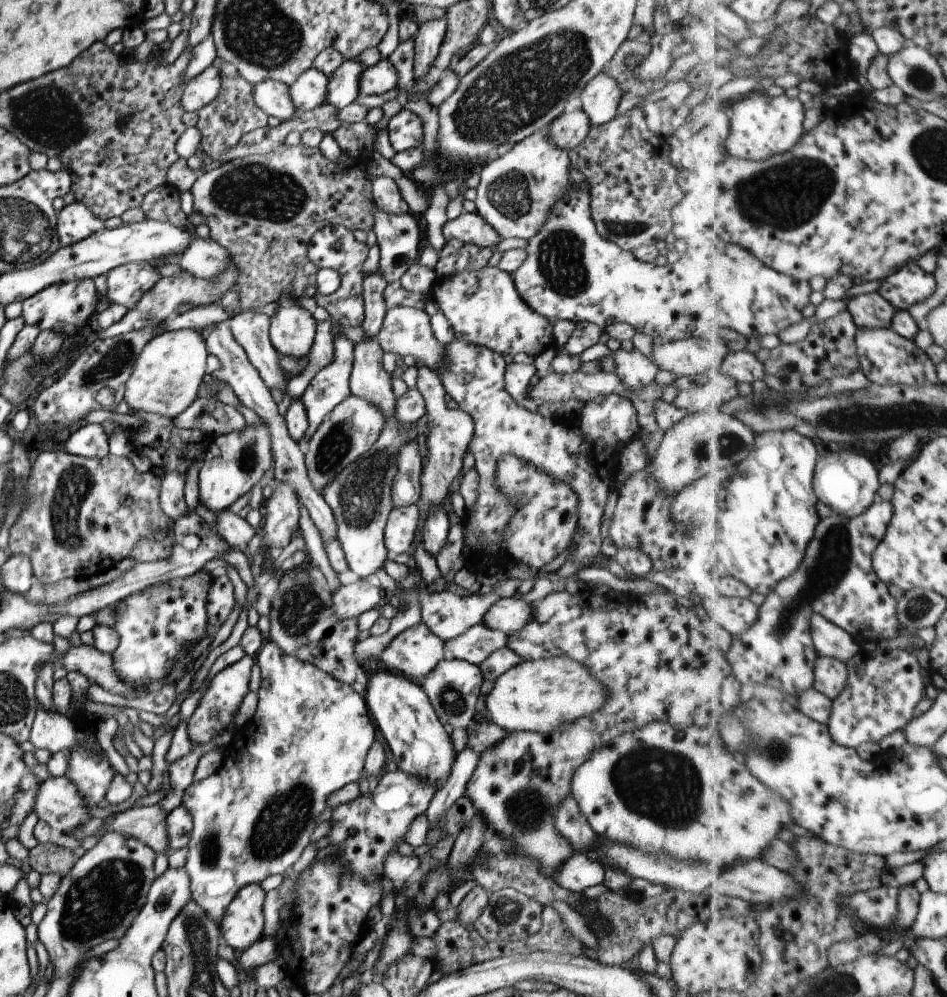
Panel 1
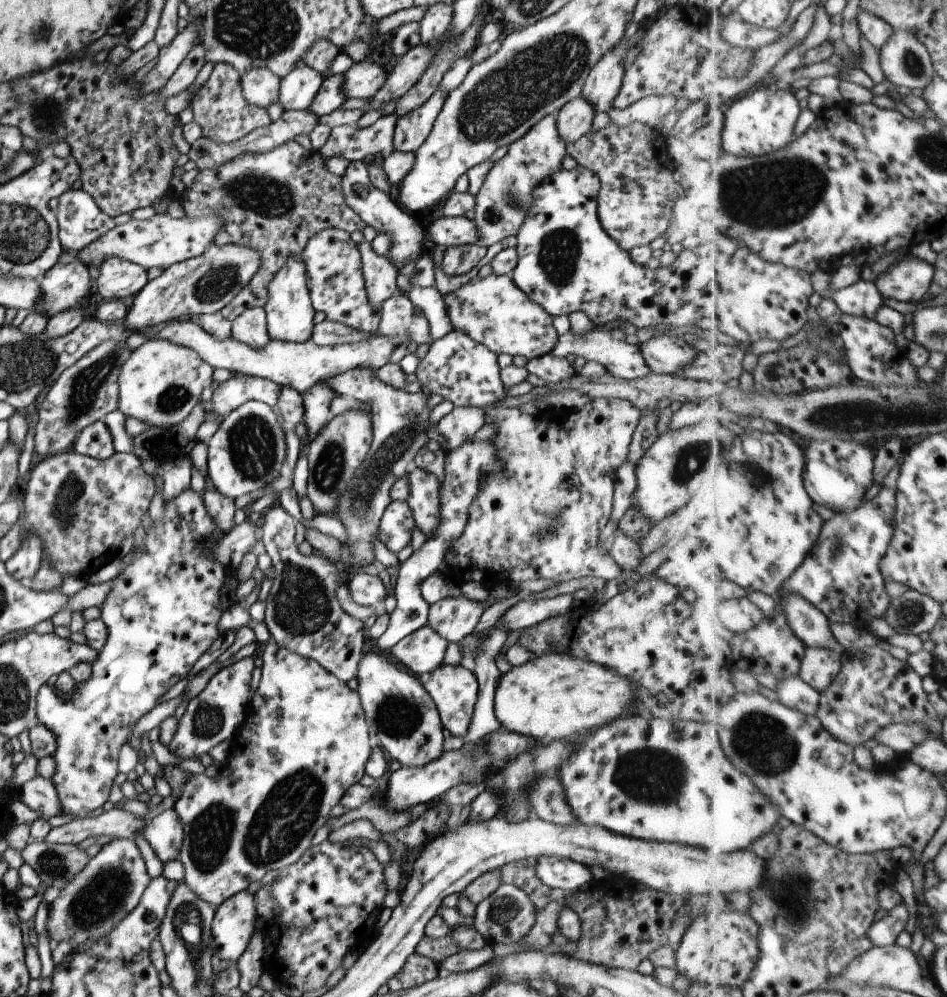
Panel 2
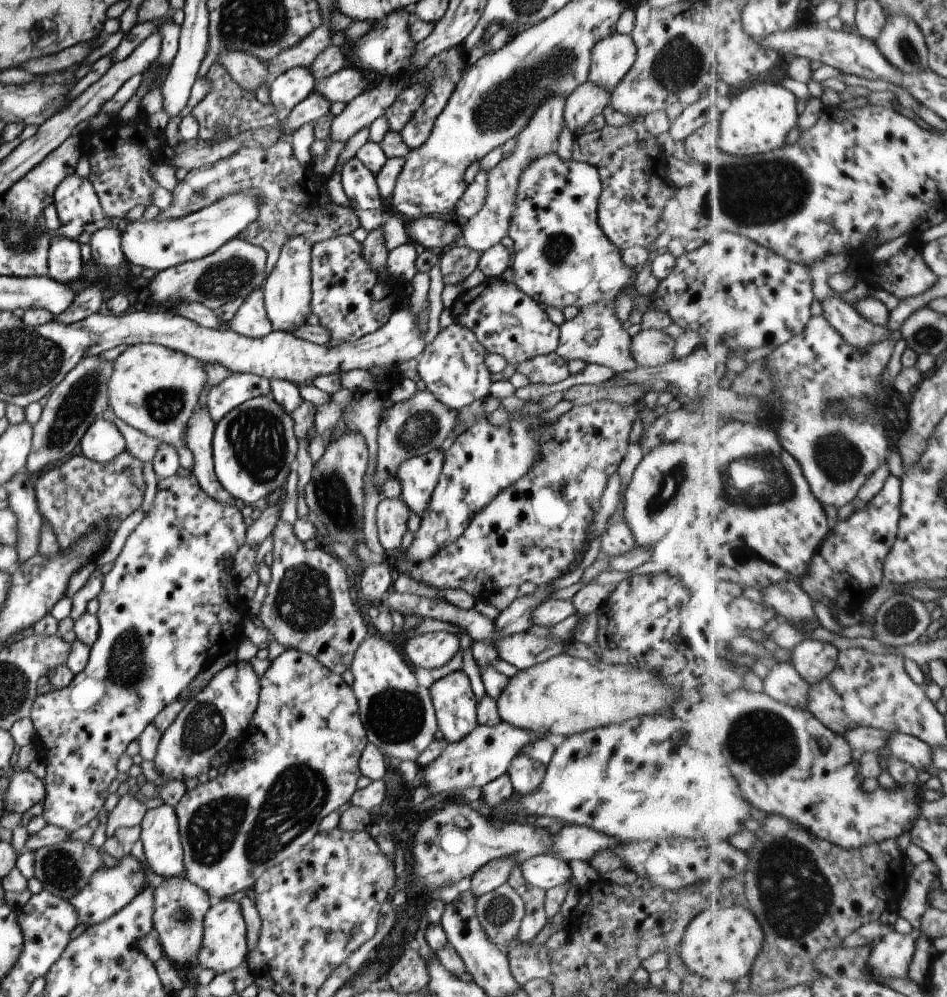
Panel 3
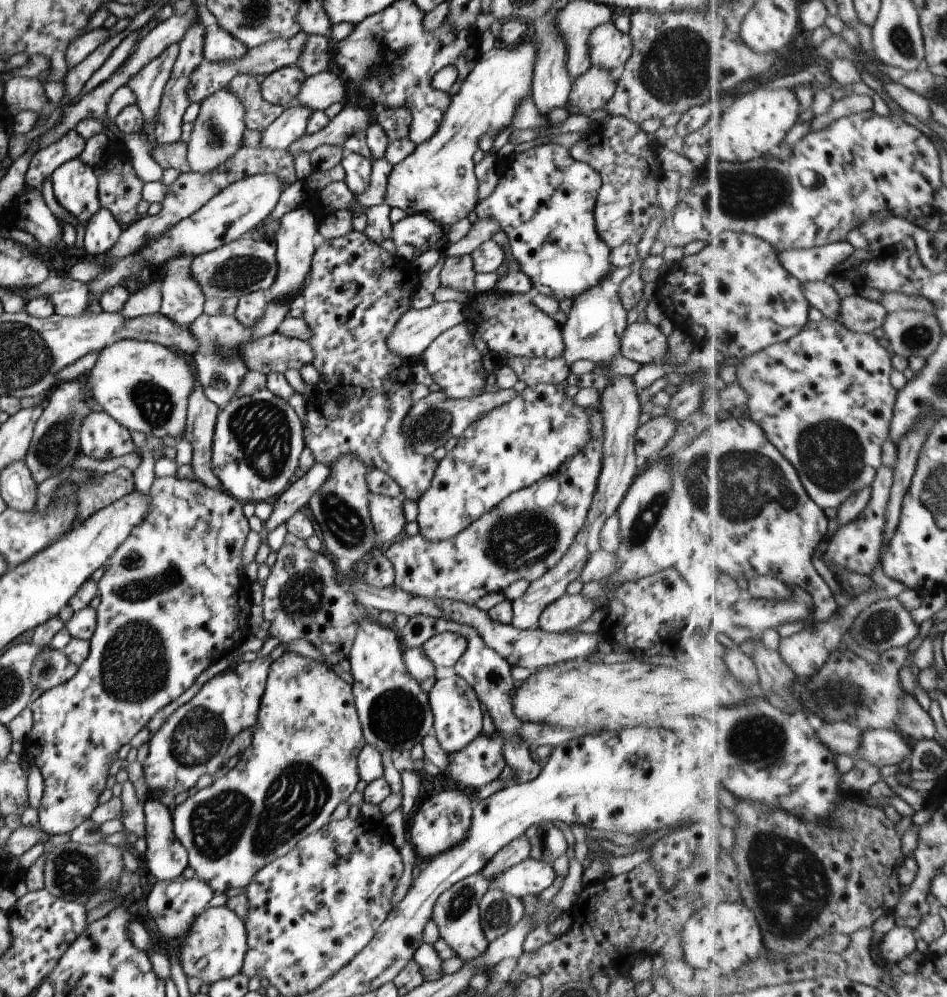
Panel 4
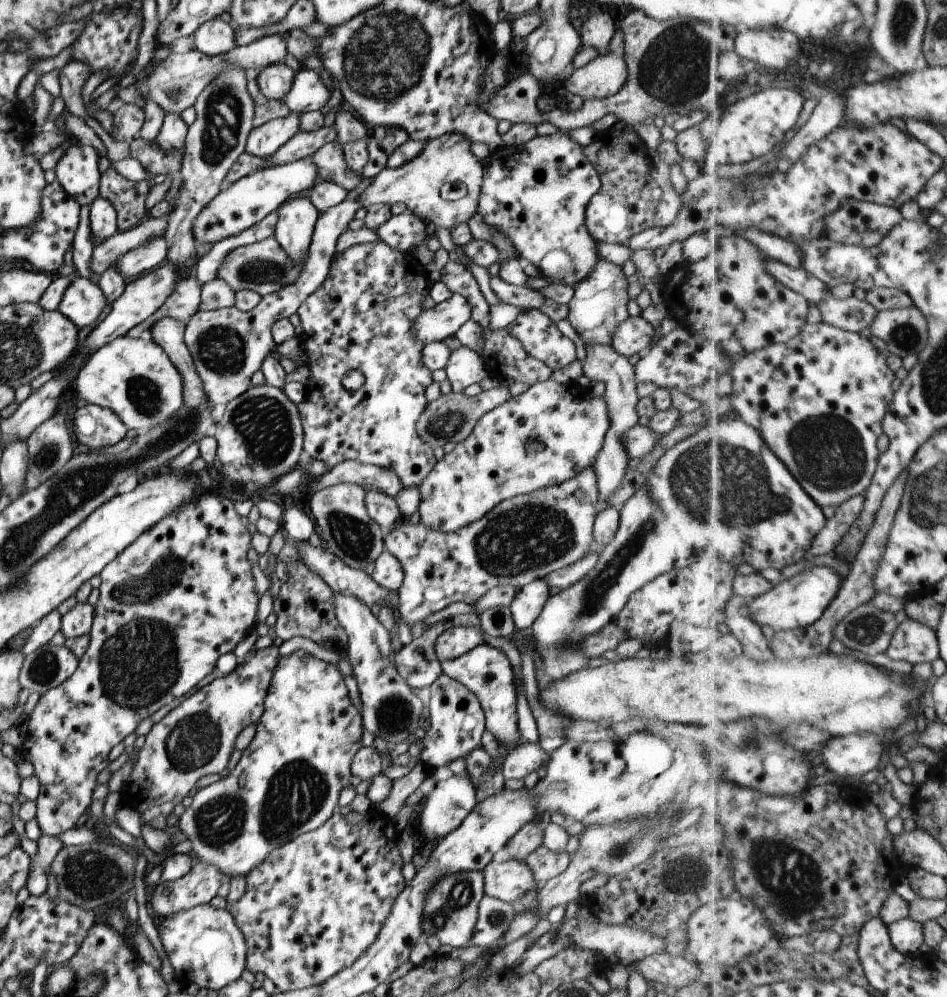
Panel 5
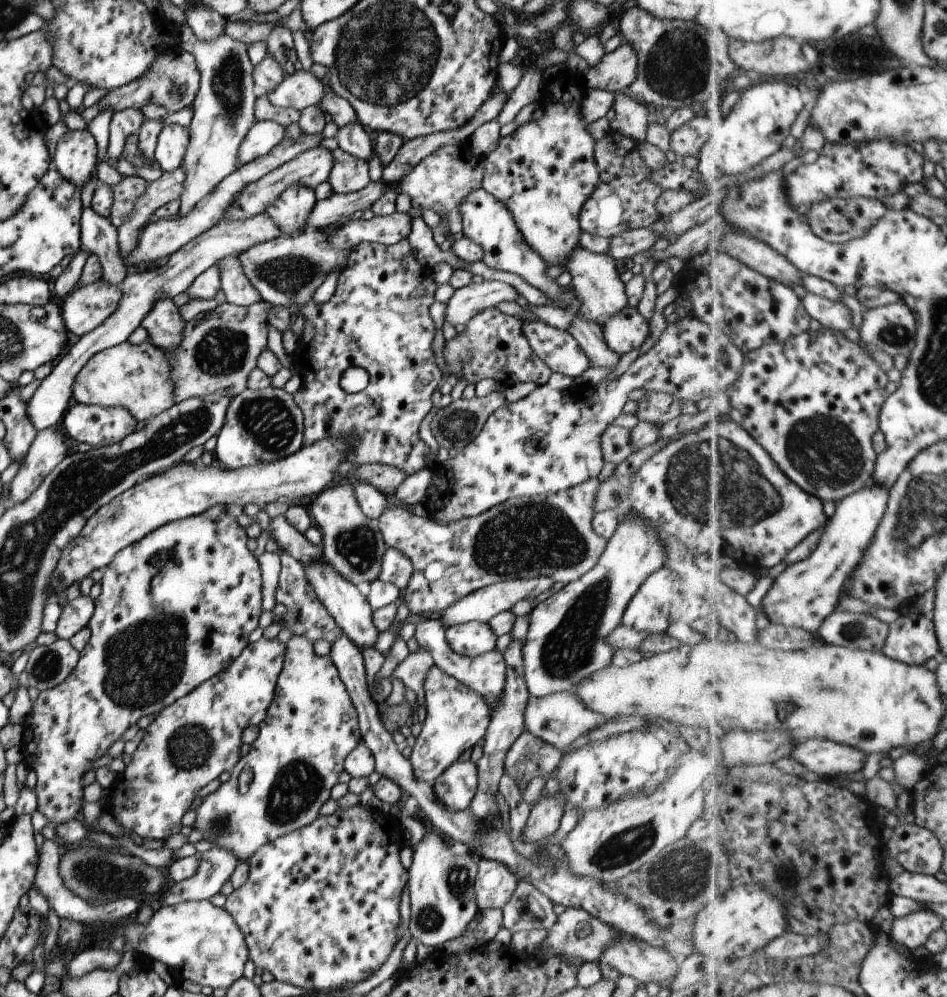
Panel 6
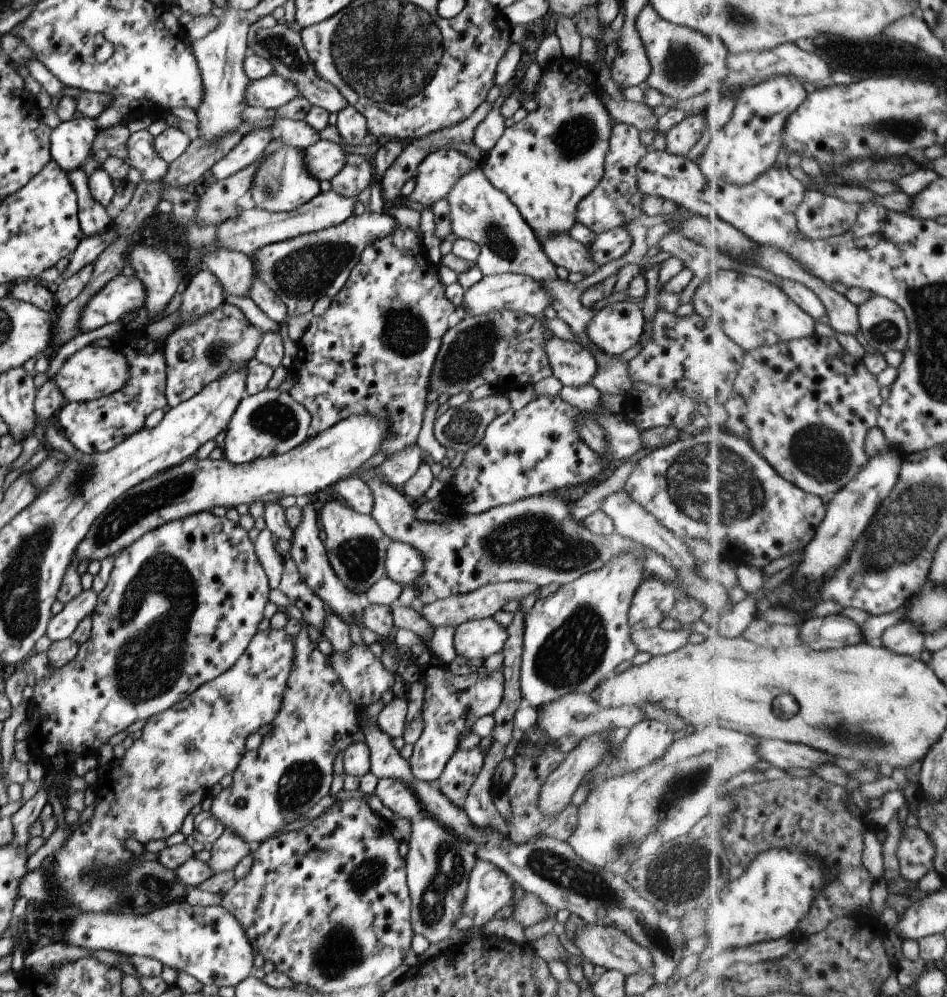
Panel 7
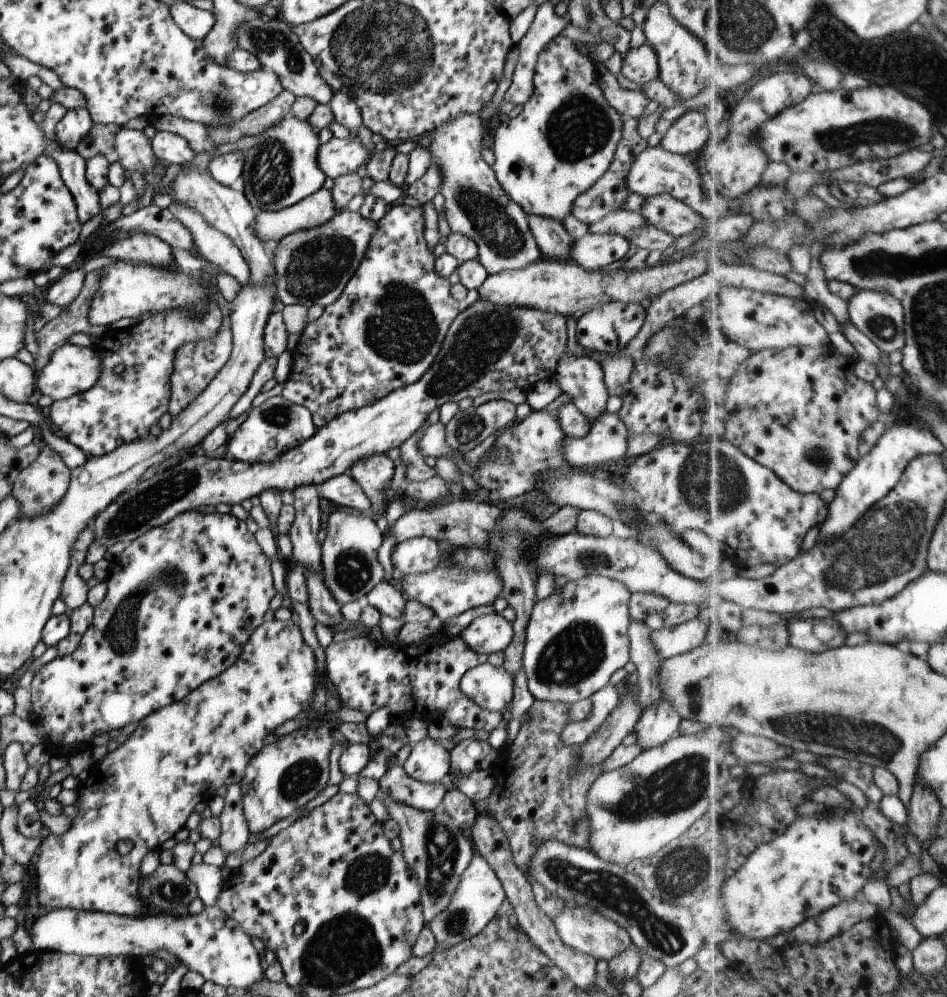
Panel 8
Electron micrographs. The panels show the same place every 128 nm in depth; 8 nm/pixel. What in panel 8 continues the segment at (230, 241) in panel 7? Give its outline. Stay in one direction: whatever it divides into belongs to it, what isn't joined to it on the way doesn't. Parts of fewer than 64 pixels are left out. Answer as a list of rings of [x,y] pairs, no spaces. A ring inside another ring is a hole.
[[[322,187],[300,202],[280,211],[257,211],[256,238],[264,245],[277,243],[289,234],[322,226],[344,211],[344,208],[338,210],[334,206],[331,191]]]

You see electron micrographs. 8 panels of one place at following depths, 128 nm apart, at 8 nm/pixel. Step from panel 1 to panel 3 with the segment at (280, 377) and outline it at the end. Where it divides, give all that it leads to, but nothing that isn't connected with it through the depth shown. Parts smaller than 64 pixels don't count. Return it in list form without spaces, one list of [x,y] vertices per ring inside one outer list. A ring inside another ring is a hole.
[[[262,288],[252,291],[246,297],[246,302],[238,308],[227,325],[234,332],[248,338],[262,338],[273,331],[264,306]]]

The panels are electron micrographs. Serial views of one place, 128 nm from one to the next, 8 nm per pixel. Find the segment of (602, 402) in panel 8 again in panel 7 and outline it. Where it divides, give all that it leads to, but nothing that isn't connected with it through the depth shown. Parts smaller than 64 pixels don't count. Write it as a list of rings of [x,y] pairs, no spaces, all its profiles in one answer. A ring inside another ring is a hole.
[[[553,336],[545,345],[545,350],[552,376],[557,377],[564,387],[592,384],[599,370],[596,360],[578,343]]]

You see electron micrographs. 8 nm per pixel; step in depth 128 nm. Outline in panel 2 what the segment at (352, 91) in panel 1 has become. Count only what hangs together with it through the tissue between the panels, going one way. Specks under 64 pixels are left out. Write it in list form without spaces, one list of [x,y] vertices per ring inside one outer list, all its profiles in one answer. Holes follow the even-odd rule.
[[[344,74],[324,77],[320,90],[314,96],[310,108],[307,108],[308,112],[320,117],[323,114],[330,114],[330,112],[341,108],[342,104],[348,99],[348,96],[344,94],[342,82],[344,82]]]

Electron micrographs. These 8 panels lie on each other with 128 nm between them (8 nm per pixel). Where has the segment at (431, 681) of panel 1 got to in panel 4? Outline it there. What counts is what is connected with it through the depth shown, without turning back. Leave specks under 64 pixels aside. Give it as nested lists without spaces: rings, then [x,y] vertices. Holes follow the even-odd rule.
[[[458,675],[438,679],[428,693],[429,705],[434,718],[434,734],[440,748],[447,754],[454,754],[462,748],[466,748],[480,732],[482,732],[482,708],[477,692]]]

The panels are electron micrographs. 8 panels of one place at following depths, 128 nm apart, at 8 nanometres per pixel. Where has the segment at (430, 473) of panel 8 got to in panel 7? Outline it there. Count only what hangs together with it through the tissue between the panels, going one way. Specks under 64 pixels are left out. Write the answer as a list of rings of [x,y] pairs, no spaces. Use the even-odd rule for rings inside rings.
[[[415,443],[405,447],[402,451],[390,455],[381,465],[381,472],[385,482],[396,490],[416,474],[422,464],[422,450]]]

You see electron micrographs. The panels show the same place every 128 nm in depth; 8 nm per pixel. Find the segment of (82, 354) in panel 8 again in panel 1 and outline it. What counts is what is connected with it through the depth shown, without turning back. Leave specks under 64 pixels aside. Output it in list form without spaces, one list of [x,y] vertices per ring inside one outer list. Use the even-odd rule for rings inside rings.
[[[190,328],[167,331],[152,338],[140,352],[134,372],[126,382],[123,398],[131,410],[174,419],[184,412],[196,400],[204,384],[208,358],[205,339],[205,333]]]

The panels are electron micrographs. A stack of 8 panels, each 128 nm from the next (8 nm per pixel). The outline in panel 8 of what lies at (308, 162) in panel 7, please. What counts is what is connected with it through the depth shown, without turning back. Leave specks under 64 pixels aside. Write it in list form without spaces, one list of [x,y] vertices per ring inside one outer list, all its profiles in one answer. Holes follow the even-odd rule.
[[[356,135],[347,139],[332,137],[325,144],[320,144],[318,150],[318,166],[325,176],[334,180],[337,176],[357,172],[360,166],[366,164],[370,150]]]

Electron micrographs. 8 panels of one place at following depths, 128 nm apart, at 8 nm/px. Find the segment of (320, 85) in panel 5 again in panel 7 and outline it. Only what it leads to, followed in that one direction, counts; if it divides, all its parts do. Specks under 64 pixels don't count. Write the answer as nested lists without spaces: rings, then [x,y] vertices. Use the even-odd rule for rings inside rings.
[[[273,73],[268,77],[251,81],[247,85],[243,102],[244,105],[265,108],[271,112],[289,104],[298,96],[300,94],[293,83]]]

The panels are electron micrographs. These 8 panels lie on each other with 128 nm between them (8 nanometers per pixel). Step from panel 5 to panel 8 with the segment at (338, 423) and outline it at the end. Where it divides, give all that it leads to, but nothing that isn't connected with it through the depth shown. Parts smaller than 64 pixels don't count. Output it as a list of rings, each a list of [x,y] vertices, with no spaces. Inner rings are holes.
[[[405,204],[391,206],[384,218],[381,218],[377,224],[378,228],[376,228],[376,232],[374,232],[374,236],[370,240],[364,258],[361,260],[356,272],[354,272],[354,276],[346,284],[340,298],[336,302],[325,306],[322,316],[307,324],[304,332],[300,334],[300,340],[298,340],[292,354],[292,368],[284,383],[281,395],[294,404],[305,406],[310,411],[317,429],[326,426],[327,421],[336,418],[338,414],[368,406],[373,402],[386,398],[390,392],[394,392],[394,390],[398,390],[402,386],[410,386],[410,384],[418,382],[428,368],[432,366],[437,357],[437,352],[442,348],[448,327],[454,322],[454,318],[460,314],[459,302],[452,297],[452,284],[447,278],[438,275],[434,269],[436,257],[433,250],[428,248],[426,240],[424,240],[424,212],[420,208],[410,208]]]

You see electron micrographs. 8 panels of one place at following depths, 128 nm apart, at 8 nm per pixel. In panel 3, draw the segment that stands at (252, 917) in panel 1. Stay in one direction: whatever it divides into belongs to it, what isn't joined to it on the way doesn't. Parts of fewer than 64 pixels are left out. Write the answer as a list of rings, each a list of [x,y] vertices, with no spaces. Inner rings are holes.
[[[227,898],[220,899],[220,902],[212,905],[204,916],[204,940],[202,940],[202,948],[198,952],[195,965],[199,970],[210,968],[218,975],[246,964],[247,954],[247,926],[240,902]]]

